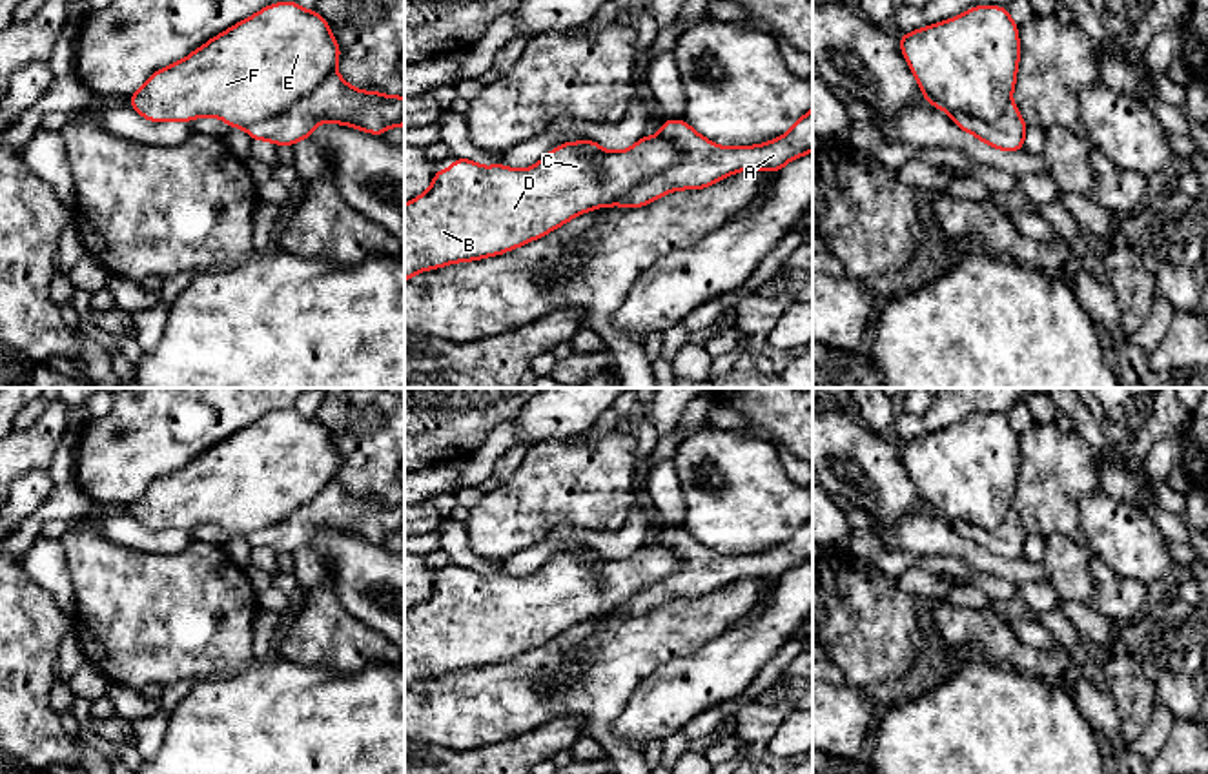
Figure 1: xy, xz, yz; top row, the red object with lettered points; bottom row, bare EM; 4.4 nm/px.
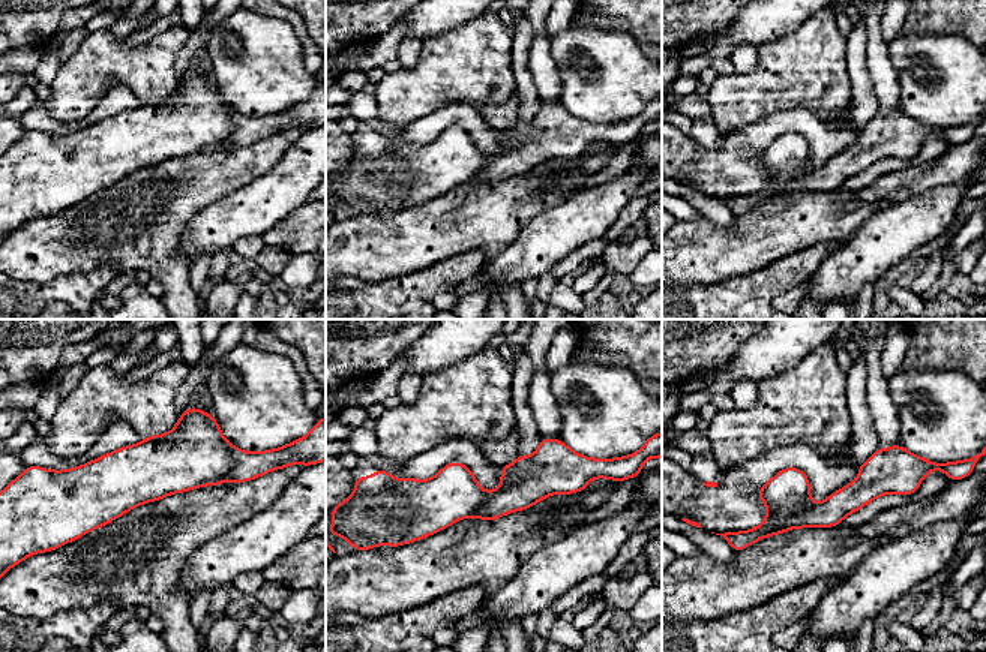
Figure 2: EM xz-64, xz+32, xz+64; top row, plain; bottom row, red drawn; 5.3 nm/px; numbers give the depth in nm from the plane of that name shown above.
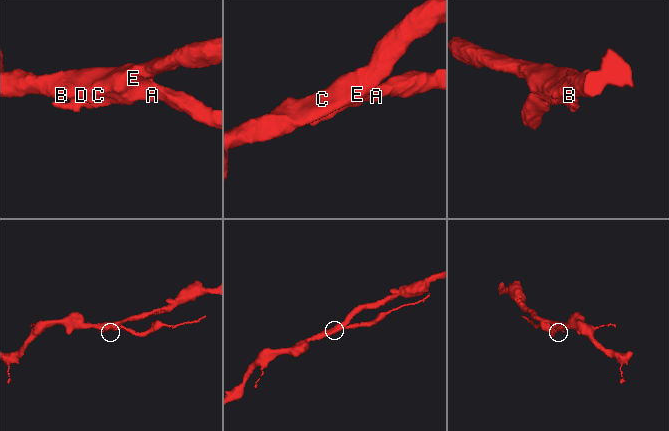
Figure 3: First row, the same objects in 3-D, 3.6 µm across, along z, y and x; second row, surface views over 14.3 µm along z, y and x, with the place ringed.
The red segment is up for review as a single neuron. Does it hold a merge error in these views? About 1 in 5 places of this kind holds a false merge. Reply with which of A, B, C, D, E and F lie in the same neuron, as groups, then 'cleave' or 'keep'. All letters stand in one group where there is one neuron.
A / B C D E F | cleave

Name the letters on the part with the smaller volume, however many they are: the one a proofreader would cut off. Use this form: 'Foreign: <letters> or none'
Foreign: A

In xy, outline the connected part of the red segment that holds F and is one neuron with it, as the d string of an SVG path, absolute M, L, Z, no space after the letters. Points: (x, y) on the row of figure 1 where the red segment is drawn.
M293 0L279 2L213 36L180 62L151 73L148 82L129 95L129 107L149 122L193 122L197 117L219 117L230 129L248 129L284 113L299 98L310 95L335 69L339 56L341 47L332 36L328 22L317 11L302 9Z

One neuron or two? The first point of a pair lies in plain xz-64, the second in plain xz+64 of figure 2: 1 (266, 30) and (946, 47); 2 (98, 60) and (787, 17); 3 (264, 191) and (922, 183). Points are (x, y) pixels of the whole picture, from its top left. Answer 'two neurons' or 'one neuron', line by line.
1: one neuron
2: two neurons
3: two neurons

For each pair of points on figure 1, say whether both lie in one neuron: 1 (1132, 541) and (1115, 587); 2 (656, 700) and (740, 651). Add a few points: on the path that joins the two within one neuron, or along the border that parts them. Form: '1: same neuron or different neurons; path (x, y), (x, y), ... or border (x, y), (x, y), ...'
1: different neurons; border (1094, 556), (1099, 556), (1121, 576), (1146, 585)
2: same neuron; path (676, 692), (720, 671)

